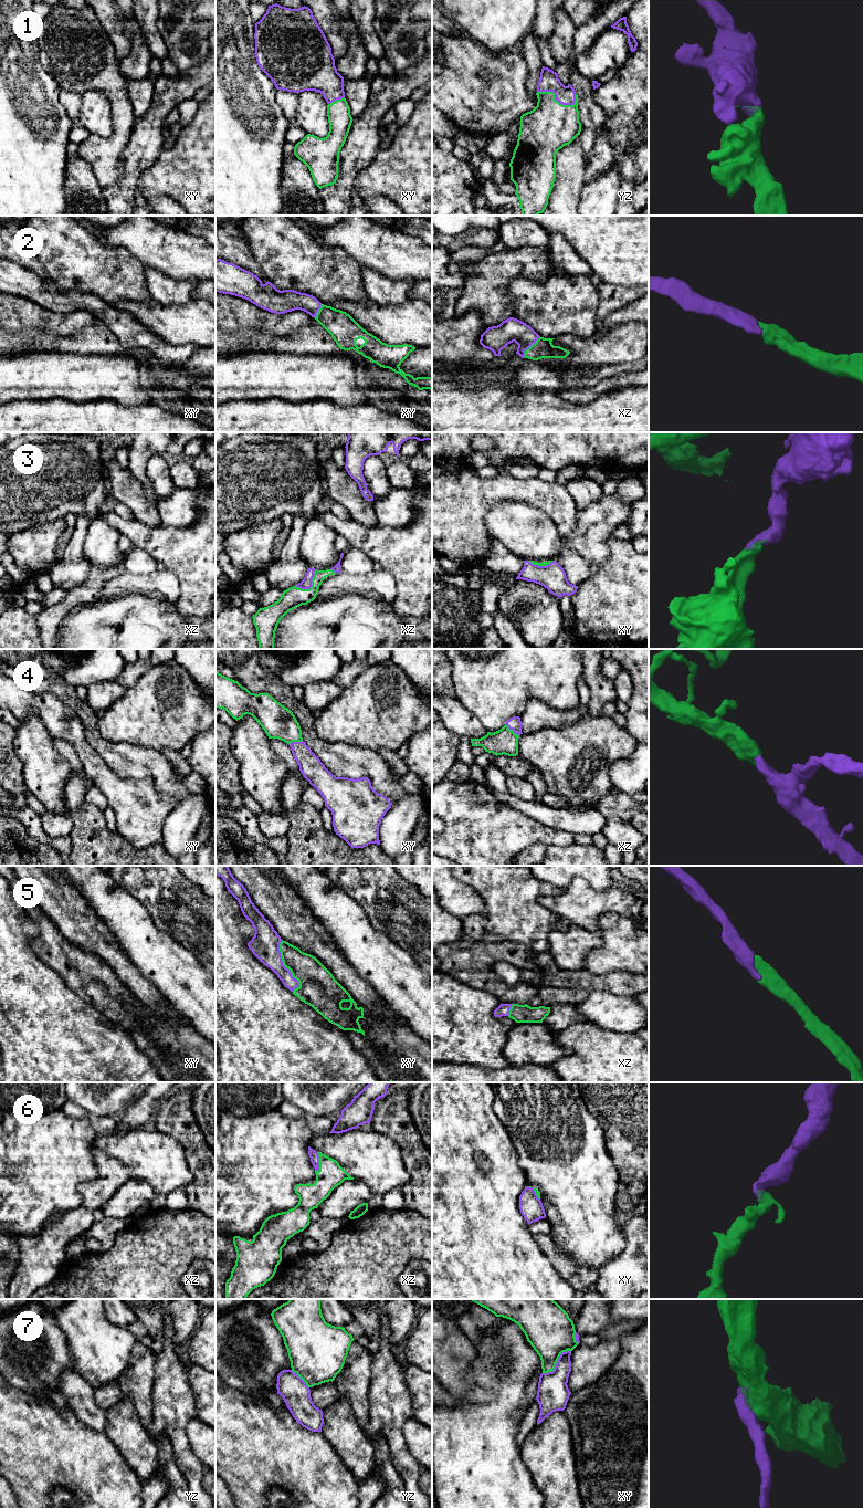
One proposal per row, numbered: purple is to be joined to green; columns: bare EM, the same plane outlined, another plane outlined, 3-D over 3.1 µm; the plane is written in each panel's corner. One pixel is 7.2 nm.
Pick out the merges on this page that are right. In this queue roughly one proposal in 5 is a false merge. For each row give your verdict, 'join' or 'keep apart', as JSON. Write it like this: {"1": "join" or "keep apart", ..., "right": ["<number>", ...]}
{"1": "join", "2": "join", "3": "join", "4": "join", "5": "join", "6": "join", "7": "keep apart", "right": ["1", "2", "3", "4", "5", "6"]}

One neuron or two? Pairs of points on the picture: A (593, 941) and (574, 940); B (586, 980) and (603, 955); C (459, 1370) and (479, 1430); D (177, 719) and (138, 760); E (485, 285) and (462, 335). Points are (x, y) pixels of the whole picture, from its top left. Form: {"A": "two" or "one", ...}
{"A": "one", "B": "two", "C": "two", "D": "two", "E": "two"}

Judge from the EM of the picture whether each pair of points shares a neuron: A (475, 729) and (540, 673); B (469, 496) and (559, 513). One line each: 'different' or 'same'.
A: different
B: same

